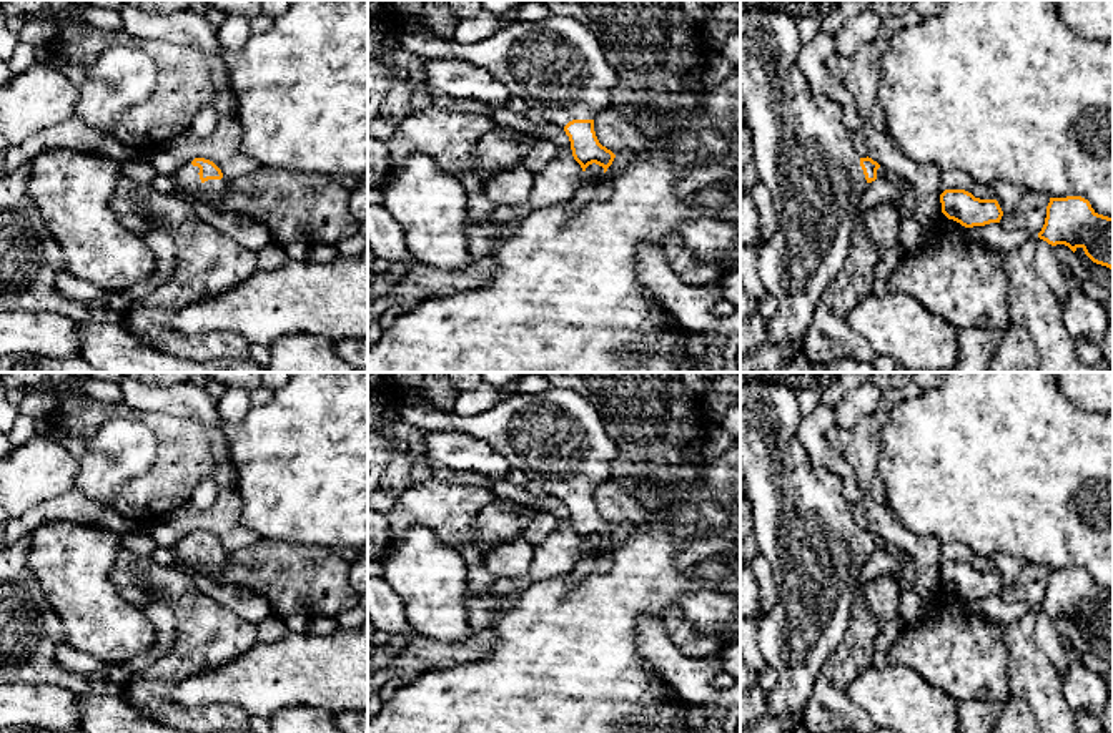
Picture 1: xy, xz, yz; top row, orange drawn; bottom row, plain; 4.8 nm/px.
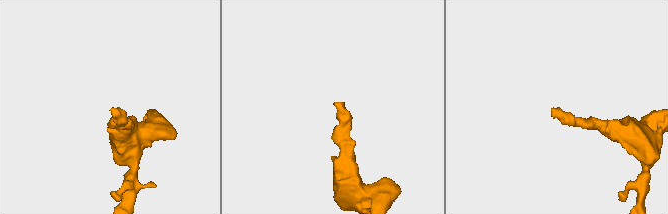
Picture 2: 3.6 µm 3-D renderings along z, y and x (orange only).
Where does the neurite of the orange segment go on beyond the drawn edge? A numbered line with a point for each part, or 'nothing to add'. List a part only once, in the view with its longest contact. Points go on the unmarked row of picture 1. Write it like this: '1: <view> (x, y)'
1: xy (212, 565)

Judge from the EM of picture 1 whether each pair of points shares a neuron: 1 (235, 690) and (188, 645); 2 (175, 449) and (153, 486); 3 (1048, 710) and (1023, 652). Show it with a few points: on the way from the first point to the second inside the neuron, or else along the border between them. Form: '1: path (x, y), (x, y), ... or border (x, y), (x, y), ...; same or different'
1: border (247, 650), (223, 664), (190, 673), (177, 685); different
2: path (175, 457), (162, 477); same
3: path (1043, 695), (1028, 667); same

